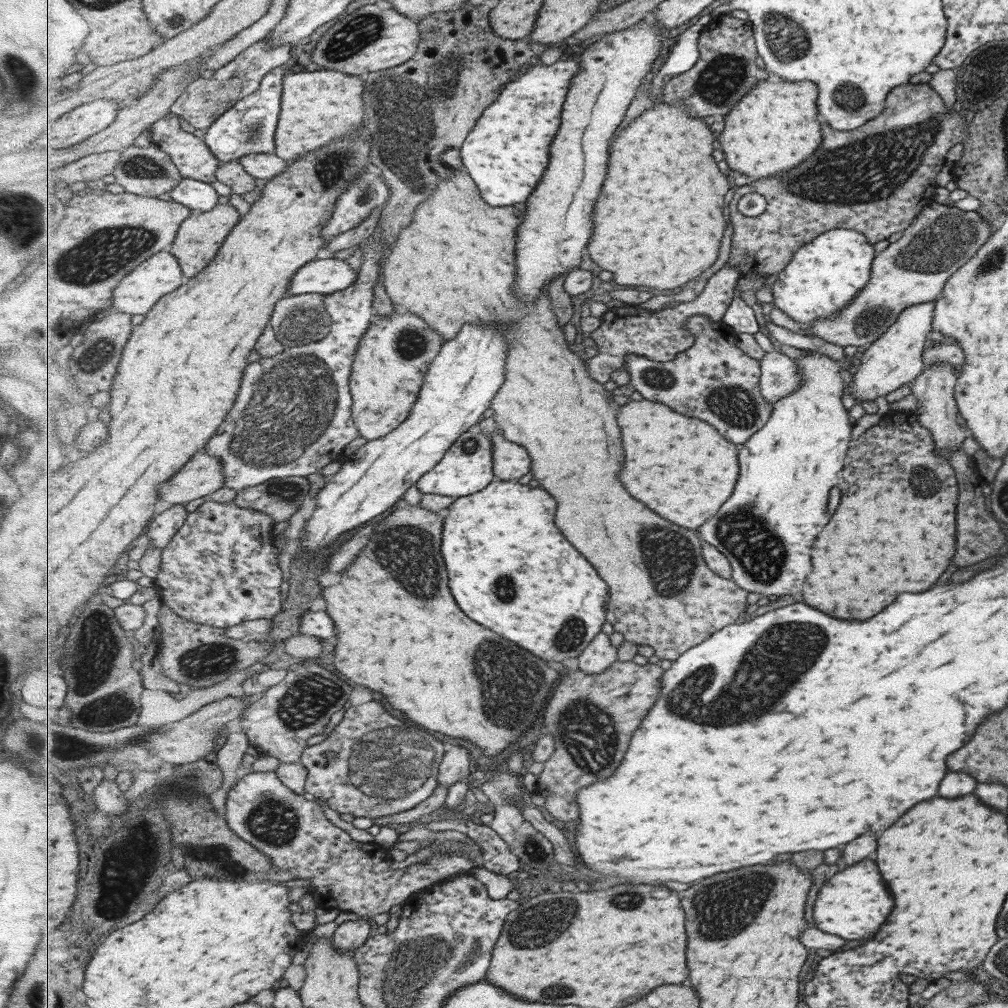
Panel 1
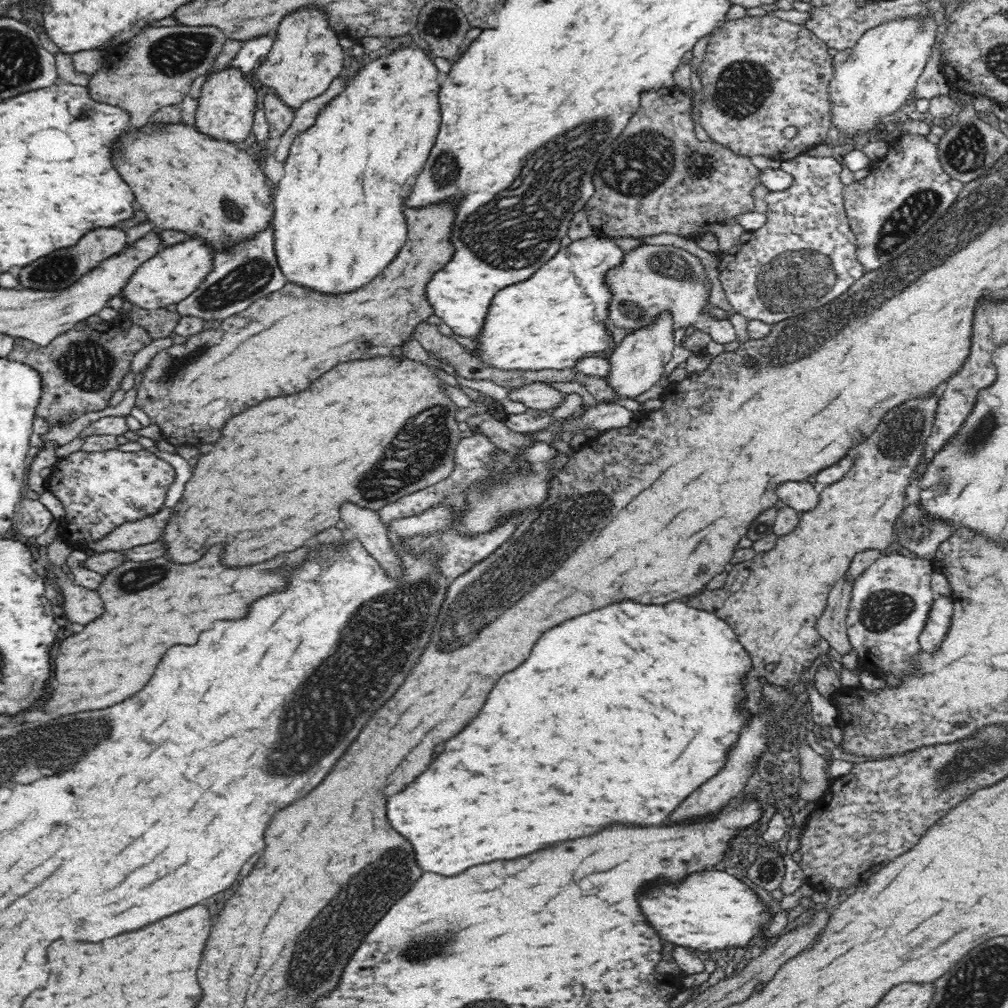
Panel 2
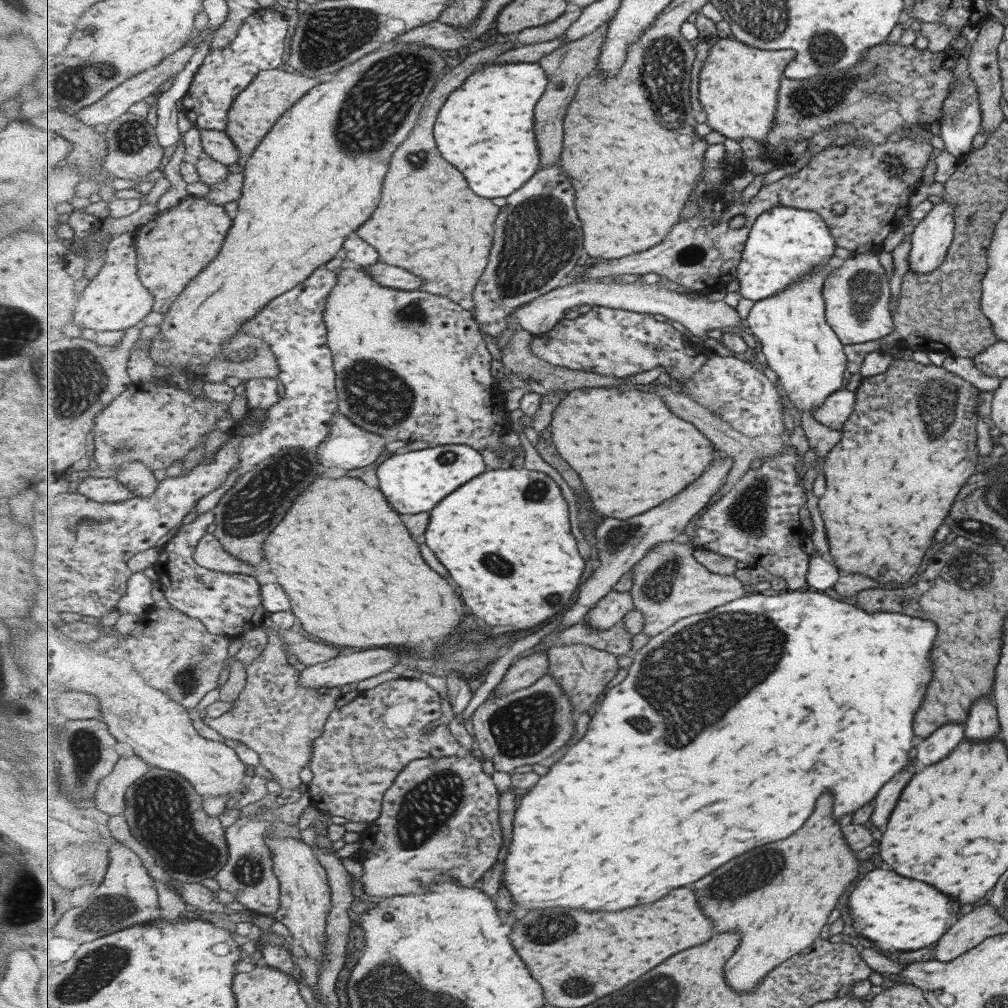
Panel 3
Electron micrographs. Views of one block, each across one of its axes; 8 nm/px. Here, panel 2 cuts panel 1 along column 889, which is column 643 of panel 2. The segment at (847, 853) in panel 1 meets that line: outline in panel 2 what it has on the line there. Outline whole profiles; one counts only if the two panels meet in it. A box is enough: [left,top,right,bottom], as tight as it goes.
[640,870,772,953]

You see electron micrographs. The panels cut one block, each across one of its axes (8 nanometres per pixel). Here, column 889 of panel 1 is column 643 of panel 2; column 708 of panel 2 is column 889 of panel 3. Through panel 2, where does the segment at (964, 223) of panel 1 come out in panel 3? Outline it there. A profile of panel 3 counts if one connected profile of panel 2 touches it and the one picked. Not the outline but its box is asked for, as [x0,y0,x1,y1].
[824,251,893,344]

